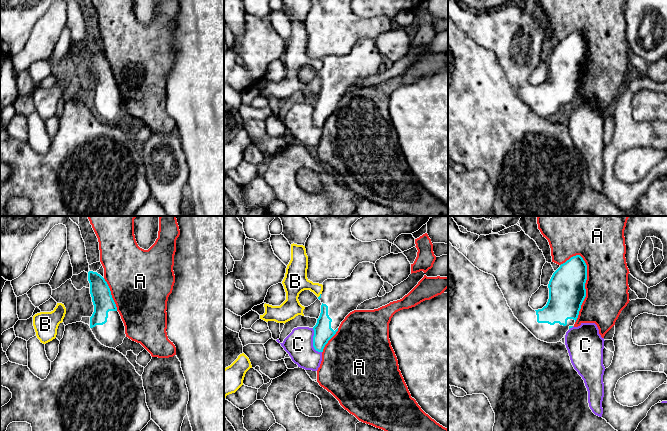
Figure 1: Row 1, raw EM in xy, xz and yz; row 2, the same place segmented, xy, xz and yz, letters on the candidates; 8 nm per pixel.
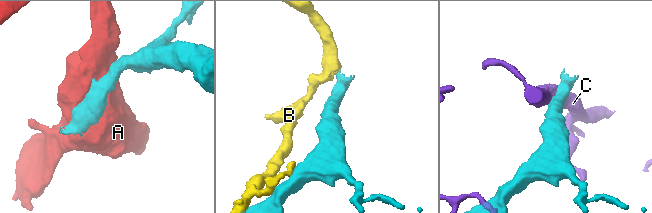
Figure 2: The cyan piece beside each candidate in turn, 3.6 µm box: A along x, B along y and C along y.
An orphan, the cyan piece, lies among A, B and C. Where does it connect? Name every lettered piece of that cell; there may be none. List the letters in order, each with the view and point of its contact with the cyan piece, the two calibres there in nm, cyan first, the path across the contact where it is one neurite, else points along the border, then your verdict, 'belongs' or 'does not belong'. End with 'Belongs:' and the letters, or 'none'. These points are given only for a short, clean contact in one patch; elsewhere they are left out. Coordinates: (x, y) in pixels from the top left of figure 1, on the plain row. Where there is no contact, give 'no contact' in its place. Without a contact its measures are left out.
A: meets cyan in yz at (584, 64); 300 nm thick on the cyan side, 340 nm on the other; does not belong
B: meets cyan in xz at (320, 71); 20 nm thick on the cyan side, 190 nm on the other; border along xz (320, 69), (318, 73); does not belong
C: meets cyan in xz at (313, 118); 150 nm thick on the cyan side, 220 nm on the other; does not belong
Belongs: none

